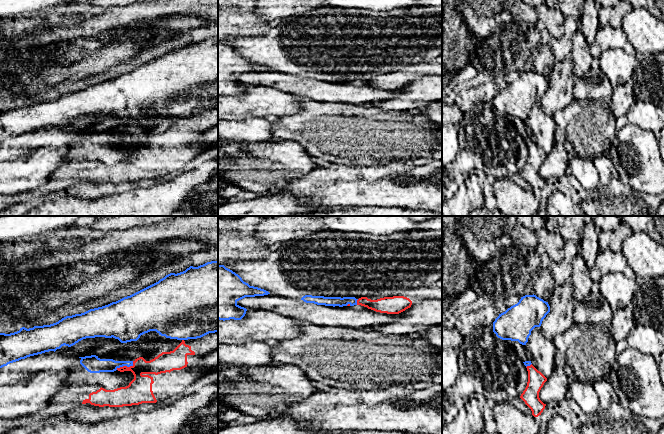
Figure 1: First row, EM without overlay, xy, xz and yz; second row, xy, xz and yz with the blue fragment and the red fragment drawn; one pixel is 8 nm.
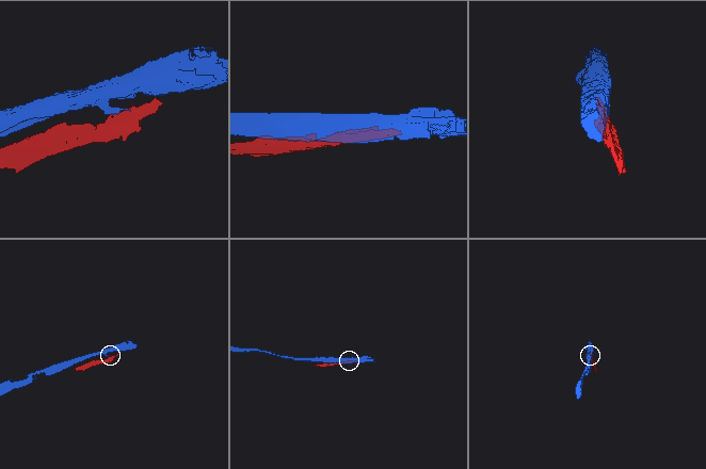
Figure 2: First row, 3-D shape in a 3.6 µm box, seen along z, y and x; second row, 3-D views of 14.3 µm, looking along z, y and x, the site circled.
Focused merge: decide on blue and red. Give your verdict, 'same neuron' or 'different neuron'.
different neuron

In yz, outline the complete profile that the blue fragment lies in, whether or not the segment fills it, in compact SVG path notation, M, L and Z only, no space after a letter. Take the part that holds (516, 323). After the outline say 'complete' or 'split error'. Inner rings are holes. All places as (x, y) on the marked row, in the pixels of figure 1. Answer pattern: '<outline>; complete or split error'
M525 295L519 302L499 316L493 322L493 332L502 340L518 341L526 345L531 331L540 327L550 312L548 302L536 295Z; complete

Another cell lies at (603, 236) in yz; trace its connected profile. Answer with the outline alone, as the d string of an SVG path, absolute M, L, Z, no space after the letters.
M621 222L620 225L612 231L600 231L598 234L600 251L610 249L613 252L622 253L622 244L631 234L632 230L625 222Z

